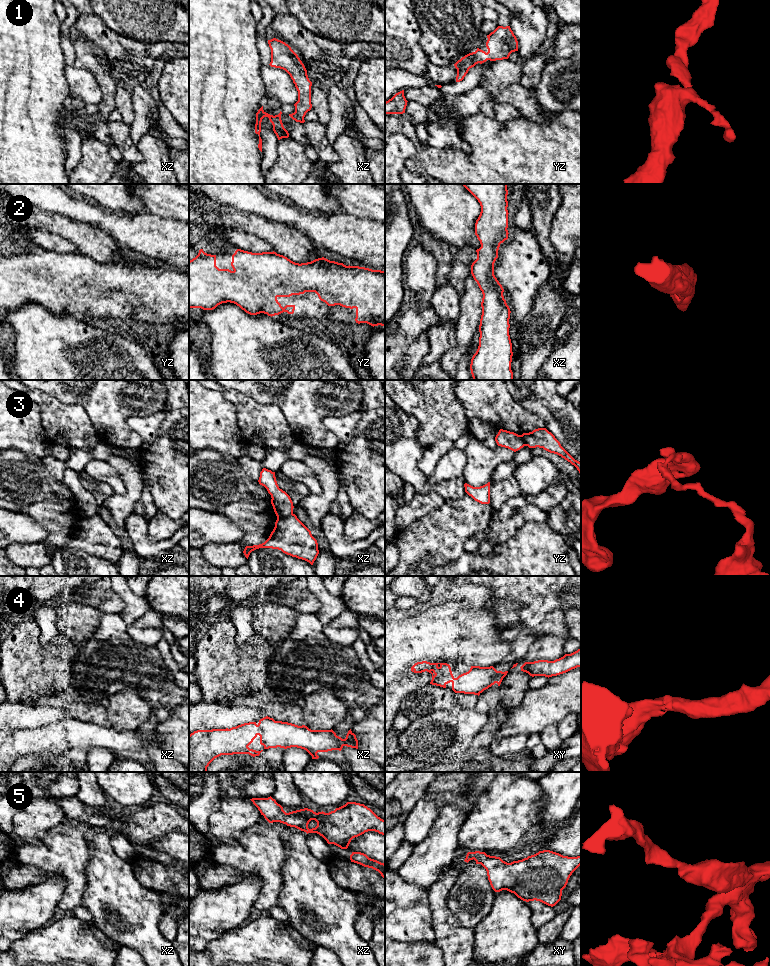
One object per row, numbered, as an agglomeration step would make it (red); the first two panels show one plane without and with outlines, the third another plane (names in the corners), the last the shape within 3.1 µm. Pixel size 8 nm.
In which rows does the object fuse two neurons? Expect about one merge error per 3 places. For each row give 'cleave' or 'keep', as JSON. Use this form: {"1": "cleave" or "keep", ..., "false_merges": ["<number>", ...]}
{"1": "keep", "2": "keep", "3": "cleave", "4": "keep", "5": "keep", "false_merges": ["3"]}

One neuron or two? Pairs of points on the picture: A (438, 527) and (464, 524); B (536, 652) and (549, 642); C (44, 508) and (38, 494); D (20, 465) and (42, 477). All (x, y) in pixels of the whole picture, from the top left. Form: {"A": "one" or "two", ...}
{"A": "one", "B": "one", "C": "two", "D": "one"}

